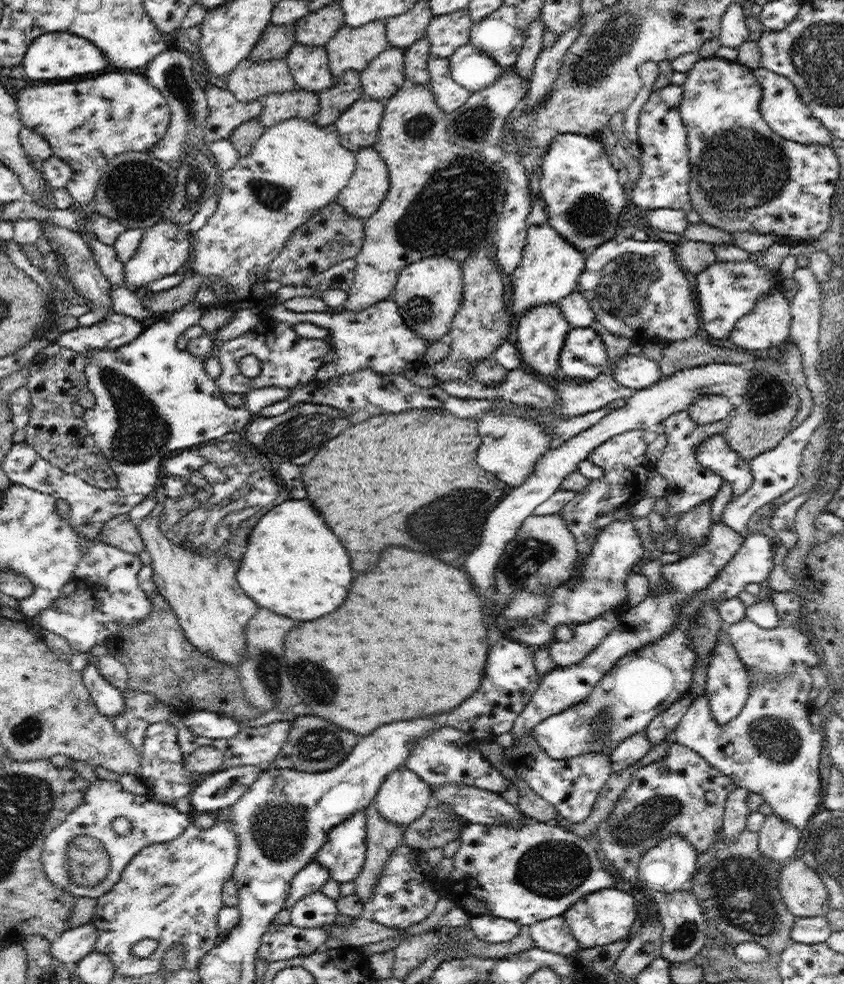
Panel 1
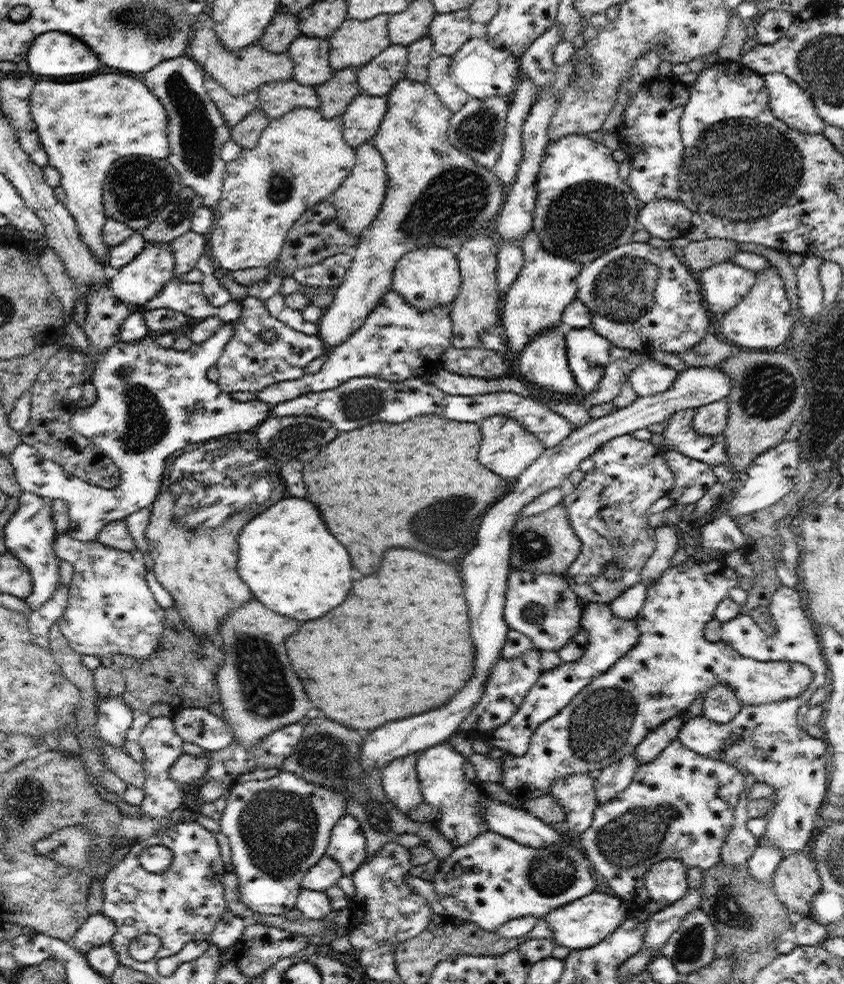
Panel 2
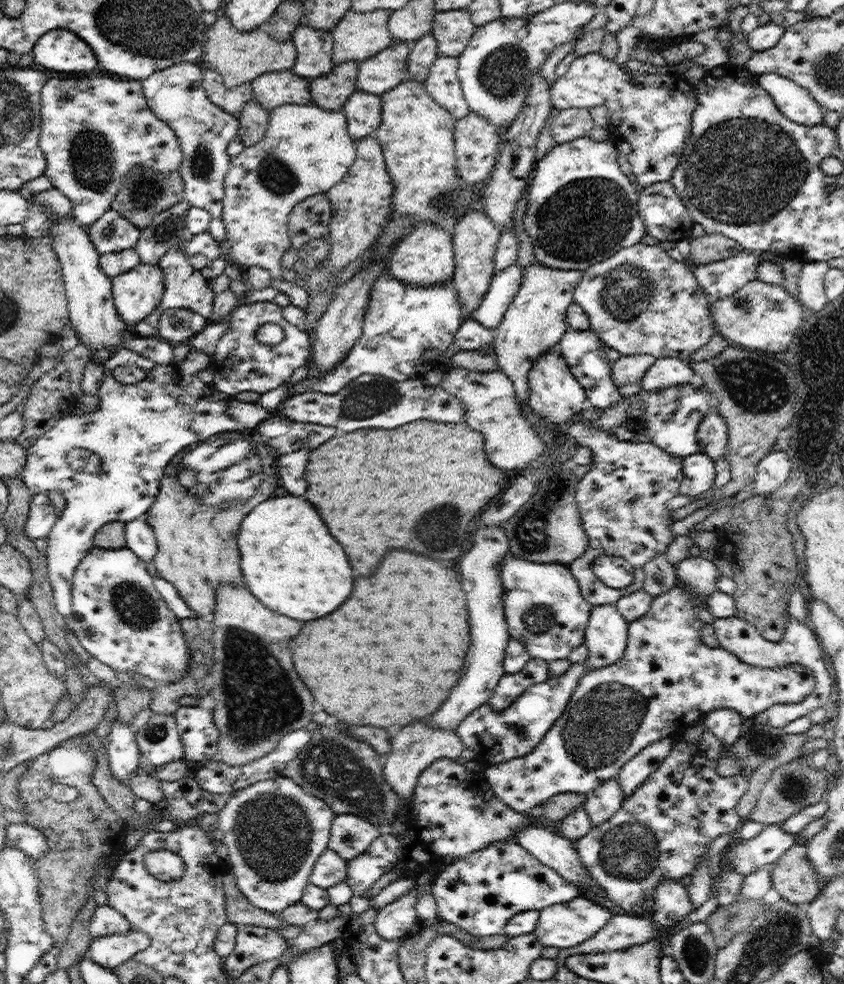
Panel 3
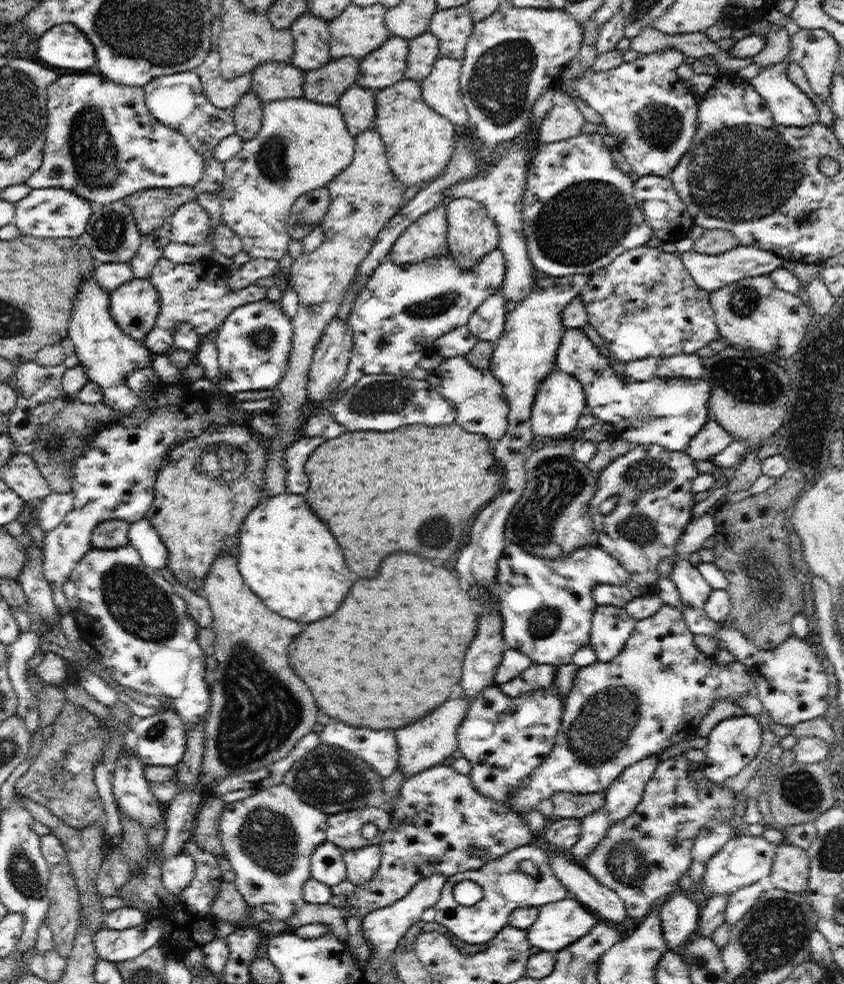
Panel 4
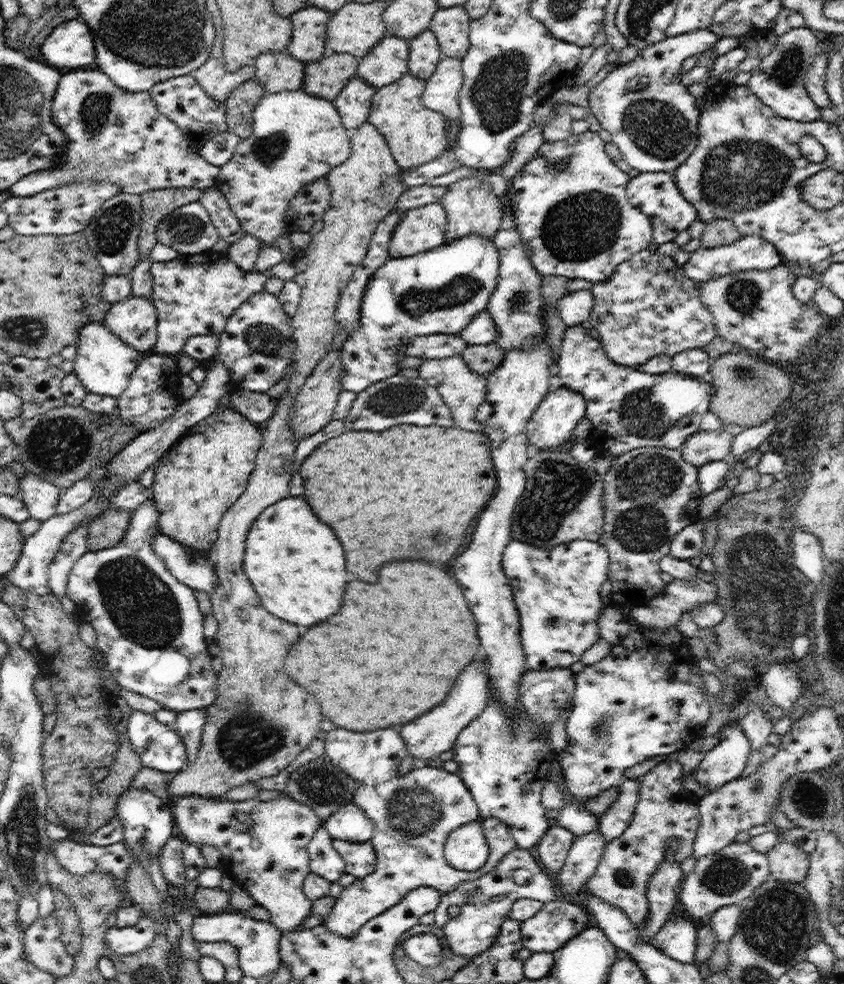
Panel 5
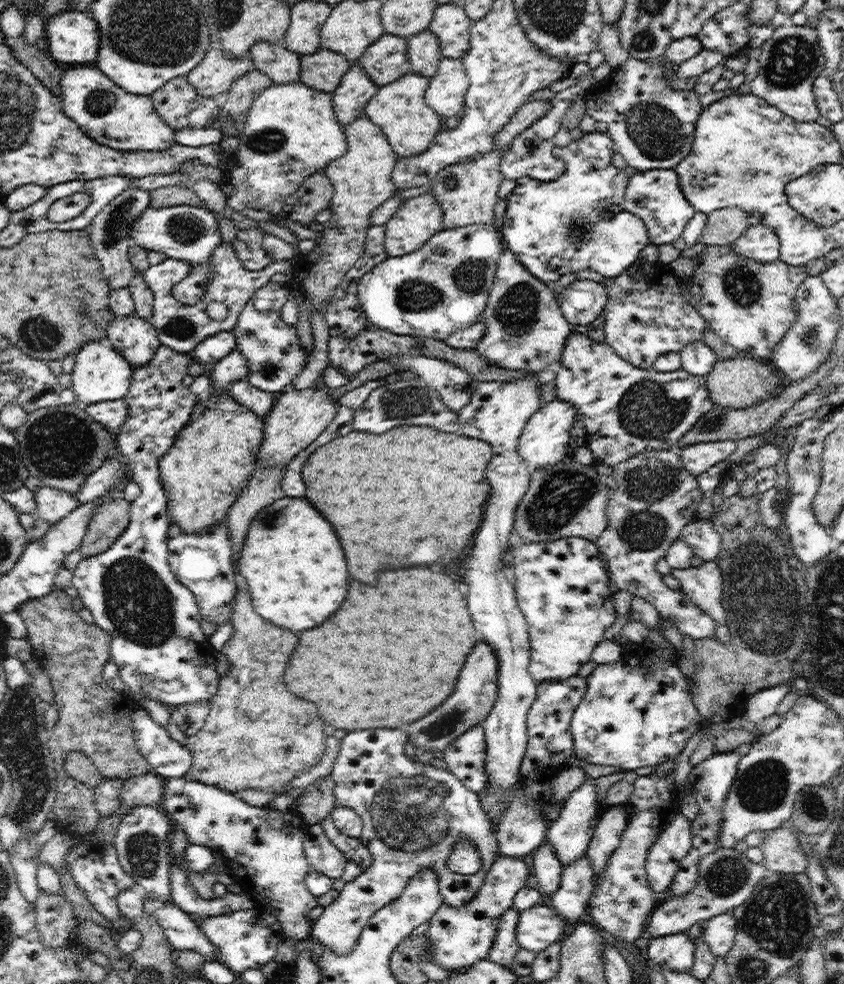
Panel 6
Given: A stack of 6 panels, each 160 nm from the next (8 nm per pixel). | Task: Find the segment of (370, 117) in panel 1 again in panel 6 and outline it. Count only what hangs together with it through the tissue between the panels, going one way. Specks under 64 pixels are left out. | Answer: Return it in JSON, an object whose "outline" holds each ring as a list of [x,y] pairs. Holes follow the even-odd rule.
{"outline":[[[358,62],[353,63],[332,93],[334,112],[340,124],[346,127],[364,115],[364,107],[379,87]]]}

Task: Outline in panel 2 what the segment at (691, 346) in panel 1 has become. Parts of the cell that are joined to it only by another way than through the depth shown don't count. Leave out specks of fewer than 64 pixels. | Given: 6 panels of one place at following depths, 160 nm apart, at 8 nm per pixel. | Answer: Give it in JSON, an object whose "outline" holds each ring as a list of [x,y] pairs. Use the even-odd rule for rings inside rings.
{"outline":[[[707,333],[698,344],[684,352],[676,352],[676,355],[687,367],[712,368],[732,355],[732,346]]]}

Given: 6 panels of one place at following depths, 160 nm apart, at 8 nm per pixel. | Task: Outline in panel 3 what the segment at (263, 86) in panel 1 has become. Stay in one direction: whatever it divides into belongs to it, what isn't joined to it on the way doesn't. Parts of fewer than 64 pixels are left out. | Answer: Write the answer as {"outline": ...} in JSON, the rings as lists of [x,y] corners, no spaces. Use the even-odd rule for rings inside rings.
{"outline":[[[226,14],[217,17],[216,22],[207,27],[205,36],[206,43],[199,63],[217,70],[222,77],[223,85],[228,89],[252,82],[264,73],[290,70],[297,57],[292,41],[276,42],[268,34],[266,27],[256,27],[249,31],[236,30]]]}

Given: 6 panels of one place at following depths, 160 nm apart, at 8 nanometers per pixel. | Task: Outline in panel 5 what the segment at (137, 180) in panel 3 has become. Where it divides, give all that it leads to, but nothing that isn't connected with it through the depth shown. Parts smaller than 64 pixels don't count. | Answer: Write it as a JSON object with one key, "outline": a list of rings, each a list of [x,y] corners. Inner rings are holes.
{"outline":[[[179,186],[147,190],[140,194],[143,213],[138,237],[138,251],[141,259],[151,257],[152,248],[158,243],[156,229],[158,223],[179,206],[200,199],[202,190]]]}

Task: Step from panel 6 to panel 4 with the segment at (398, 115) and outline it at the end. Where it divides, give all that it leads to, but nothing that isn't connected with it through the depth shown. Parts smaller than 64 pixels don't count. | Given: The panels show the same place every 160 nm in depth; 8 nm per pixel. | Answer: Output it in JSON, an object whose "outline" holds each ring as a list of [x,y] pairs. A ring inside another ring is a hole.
{"outline":[[[402,79],[375,91],[373,128],[384,141],[389,167],[407,188],[422,186],[424,180],[440,176],[449,163],[458,137],[455,124],[428,106],[421,95],[421,83]]]}

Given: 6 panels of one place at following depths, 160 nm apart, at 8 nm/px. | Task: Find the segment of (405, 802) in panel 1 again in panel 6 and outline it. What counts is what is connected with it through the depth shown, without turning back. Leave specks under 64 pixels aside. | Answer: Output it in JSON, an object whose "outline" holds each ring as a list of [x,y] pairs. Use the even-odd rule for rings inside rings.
{"outline":[[[478,642],[474,650],[468,654],[468,660],[460,672],[460,678],[452,696],[444,704],[440,704],[436,710],[426,714],[418,722],[410,724],[408,728],[410,742],[414,742],[421,756],[427,756],[428,750],[432,752],[446,750],[448,745],[457,741],[466,730],[486,720],[498,698],[498,673],[499,662],[493,646],[488,646],[486,642]]]}

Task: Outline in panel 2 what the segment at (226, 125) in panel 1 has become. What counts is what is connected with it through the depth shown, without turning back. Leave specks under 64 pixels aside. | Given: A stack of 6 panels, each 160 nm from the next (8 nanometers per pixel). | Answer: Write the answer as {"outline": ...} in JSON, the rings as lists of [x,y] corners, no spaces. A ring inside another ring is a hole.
{"outline":[[[206,77],[204,86],[208,96],[219,108],[230,128],[242,121],[248,113],[251,113],[260,104],[259,93],[257,91],[250,91],[240,96],[234,96],[217,80],[210,77]]]}

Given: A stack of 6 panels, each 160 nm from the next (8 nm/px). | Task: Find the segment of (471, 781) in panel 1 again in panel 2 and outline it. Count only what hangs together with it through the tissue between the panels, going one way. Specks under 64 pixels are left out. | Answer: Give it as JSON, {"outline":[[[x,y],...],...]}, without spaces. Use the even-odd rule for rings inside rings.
{"outline":[[[452,741],[440,743],[420,752],[416,763],[417,775],[424,802],[438,809],[440,816],[435,821],[437,829],[448,839],[451,849],[466,846],[483,832],[489,830],[483,814],[478,810],[479,794],[486,794],[479,785],[471,785],[464,774],[464,762]]]}

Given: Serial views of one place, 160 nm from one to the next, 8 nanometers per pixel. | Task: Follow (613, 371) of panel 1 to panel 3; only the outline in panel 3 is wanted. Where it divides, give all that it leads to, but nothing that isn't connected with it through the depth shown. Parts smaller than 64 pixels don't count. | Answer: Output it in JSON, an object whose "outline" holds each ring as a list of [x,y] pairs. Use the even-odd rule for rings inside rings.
{"outline":[[[658,358],[640,380],[642,391],[658,392],[672,386],[682,386],[697,380],[690,359]]]}

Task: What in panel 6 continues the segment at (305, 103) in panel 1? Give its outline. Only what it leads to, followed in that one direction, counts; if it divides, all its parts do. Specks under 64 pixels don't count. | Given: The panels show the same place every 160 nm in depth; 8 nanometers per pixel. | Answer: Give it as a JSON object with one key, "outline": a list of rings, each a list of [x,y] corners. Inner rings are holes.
{"outline":[[[258,40],[249,51],[254,69],[268,75],[277,85],[296,82],[300,78],[301,55],[288,50],[283,43]]]}

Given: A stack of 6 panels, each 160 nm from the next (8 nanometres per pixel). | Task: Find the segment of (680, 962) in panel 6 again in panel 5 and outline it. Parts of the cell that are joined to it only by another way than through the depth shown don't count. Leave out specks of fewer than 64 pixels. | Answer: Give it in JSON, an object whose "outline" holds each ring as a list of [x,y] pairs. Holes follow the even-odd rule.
{"outline":[[[686,914],[674,916],[651,938],[651,945],[674,960],[694,963],[698,925]]]}

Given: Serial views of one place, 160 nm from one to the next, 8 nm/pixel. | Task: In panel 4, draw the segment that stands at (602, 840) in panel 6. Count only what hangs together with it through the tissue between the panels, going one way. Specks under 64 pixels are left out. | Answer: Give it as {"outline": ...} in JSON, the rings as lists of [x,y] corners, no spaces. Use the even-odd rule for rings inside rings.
{"outline":[[[652,755],[636,762],[612,781],[612,785],[605,791],[605,811],[611,825],[625,822],[638,807],[647,782],[661,762],[660,755]]]}

